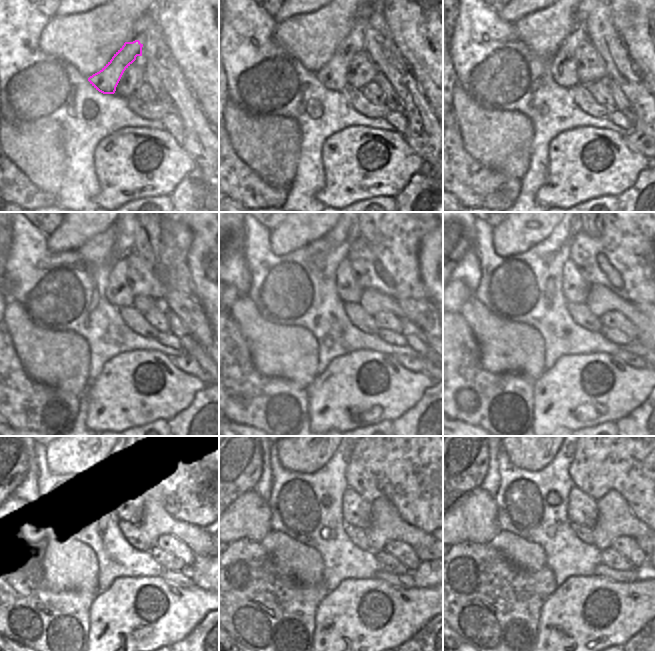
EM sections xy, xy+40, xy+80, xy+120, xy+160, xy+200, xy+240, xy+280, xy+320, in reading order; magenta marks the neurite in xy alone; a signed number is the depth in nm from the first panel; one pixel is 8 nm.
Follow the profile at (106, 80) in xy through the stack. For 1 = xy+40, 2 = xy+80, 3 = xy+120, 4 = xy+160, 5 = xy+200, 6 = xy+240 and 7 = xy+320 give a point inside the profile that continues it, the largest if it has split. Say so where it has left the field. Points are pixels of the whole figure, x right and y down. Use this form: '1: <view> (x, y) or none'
1: xy+40 (333, 76)
2: xy+80 (563, 67)
3: xy+120 (118, 291)
4: xy+160 (348, 290)
5: xy+200 (575, 289)
6: xy+240 (129, 510)
7: xy+320 (582, 509)

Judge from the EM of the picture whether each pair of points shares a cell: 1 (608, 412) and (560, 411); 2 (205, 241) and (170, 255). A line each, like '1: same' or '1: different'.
1: same
2: different

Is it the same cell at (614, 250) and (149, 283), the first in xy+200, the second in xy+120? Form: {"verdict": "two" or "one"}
{"verdict": "one"}

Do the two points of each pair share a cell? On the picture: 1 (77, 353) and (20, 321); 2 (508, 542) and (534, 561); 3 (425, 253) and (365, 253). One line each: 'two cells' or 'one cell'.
1: one cell
2: one cell
3: two cells

